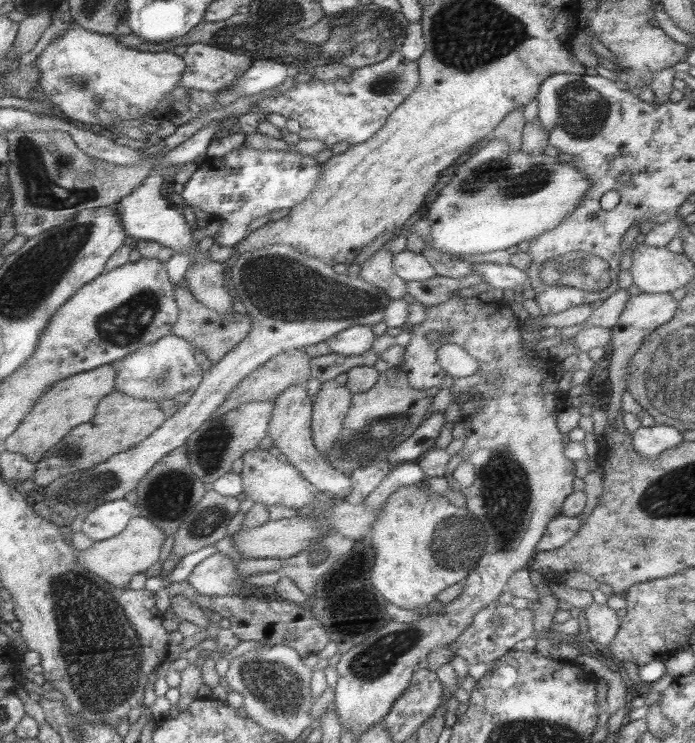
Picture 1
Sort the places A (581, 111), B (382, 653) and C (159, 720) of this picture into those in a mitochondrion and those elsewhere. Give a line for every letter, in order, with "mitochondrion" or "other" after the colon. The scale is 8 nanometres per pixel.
A: mitochondrion
B: mitochondrion
C: other

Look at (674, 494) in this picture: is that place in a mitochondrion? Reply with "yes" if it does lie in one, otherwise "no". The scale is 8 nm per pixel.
yes

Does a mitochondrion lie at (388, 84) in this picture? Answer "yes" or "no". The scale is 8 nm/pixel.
yes

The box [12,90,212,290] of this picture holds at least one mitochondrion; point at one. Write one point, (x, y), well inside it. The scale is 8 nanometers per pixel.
(41, 190)

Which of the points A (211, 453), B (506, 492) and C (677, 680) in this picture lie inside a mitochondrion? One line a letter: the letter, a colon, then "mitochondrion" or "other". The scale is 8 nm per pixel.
A: mitochondrion
B: mitochondrion
C: other

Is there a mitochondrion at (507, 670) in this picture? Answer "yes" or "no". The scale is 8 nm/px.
no

